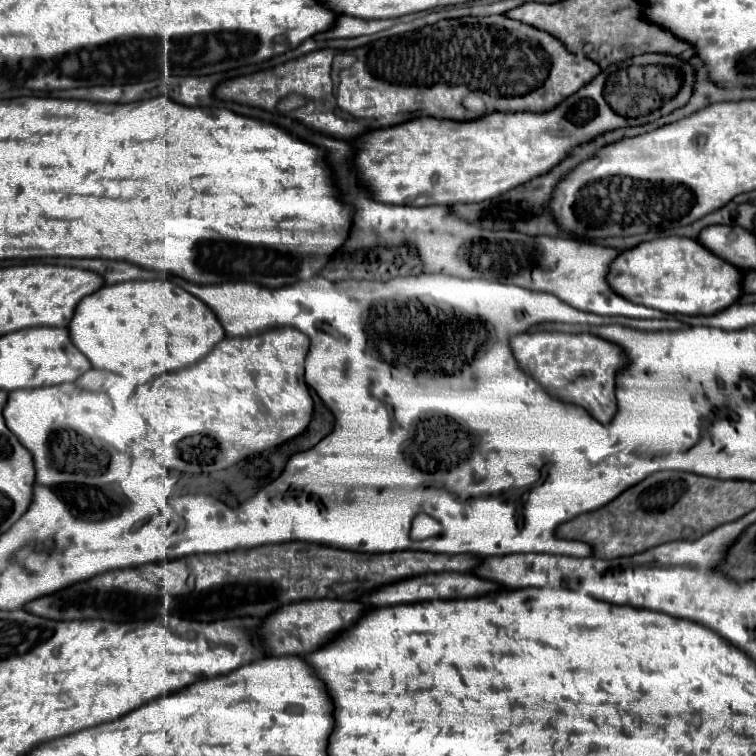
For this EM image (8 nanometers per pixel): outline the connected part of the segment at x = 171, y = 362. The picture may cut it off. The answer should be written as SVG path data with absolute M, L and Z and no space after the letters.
M135 280L103 286L79 302L69 334L93 368L139 380L139 384L195 364L225 338L213 310L171 280Z

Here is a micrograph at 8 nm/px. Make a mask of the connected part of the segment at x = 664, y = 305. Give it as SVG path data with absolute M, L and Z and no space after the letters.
M679 236L655 238L625 250L611 262L607 276L611 290L635 304L689 316L707 316L731 306L739 298L741 284L741 270L711 254L695 238Z

